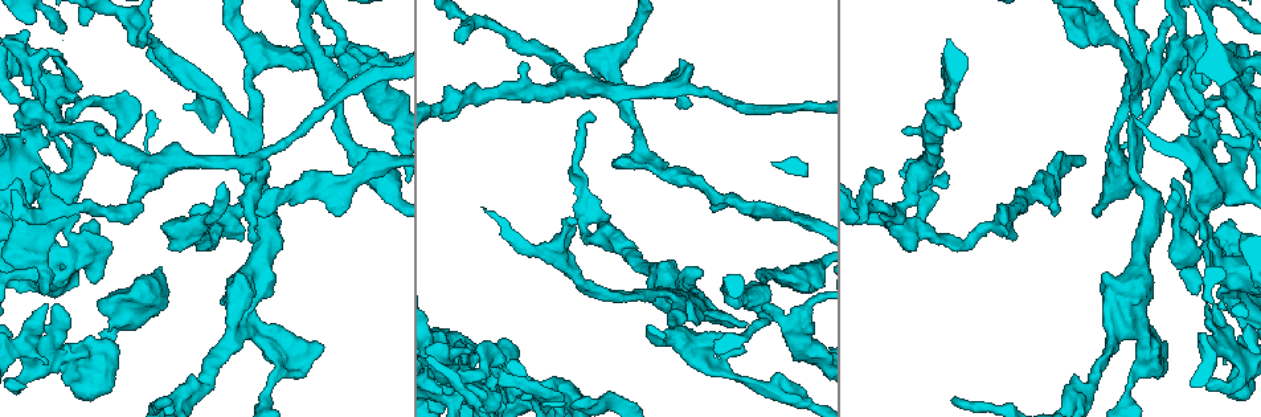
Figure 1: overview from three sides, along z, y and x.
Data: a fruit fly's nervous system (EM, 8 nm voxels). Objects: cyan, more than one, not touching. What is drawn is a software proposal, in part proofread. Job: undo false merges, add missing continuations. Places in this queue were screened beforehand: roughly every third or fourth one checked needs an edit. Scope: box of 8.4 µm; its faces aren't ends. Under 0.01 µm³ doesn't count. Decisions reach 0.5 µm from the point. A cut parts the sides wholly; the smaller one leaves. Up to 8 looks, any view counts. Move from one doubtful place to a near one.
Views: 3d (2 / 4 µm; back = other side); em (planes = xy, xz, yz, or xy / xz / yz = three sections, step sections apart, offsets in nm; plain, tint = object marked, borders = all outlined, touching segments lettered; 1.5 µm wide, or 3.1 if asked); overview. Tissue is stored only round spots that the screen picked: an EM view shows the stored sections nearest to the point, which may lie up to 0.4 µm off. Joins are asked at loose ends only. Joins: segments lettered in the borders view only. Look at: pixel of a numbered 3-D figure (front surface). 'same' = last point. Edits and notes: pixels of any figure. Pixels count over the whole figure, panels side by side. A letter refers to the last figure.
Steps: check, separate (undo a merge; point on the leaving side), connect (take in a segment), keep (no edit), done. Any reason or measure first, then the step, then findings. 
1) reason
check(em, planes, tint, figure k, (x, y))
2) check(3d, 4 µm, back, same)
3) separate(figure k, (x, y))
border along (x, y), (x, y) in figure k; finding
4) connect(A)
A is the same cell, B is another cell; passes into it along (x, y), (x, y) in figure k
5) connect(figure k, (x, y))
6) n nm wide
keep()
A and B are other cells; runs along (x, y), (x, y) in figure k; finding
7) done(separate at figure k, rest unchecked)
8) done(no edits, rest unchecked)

calibre changes
check(em, planes, borders, figure 1, (622, 90))

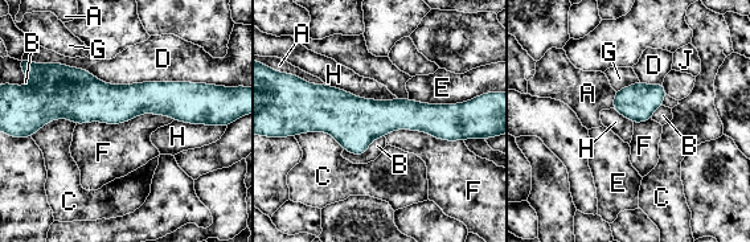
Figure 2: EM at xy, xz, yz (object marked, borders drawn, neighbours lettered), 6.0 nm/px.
keep()
A, B, C, D, E, F, G, H and J are other cells; border along (326, 83), (357, 97), (397, 99) in figure 2; all the same neuron

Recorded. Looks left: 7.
calibre changes
check(3d, 2 µm, figure 1, (741, 378))

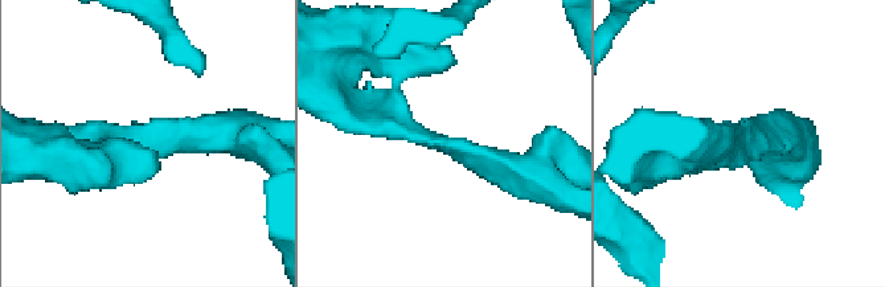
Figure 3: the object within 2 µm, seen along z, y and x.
arms of 200, 280 nm; shape alone is not enough
check(em, planes, tint, figure 3, (441, 145))

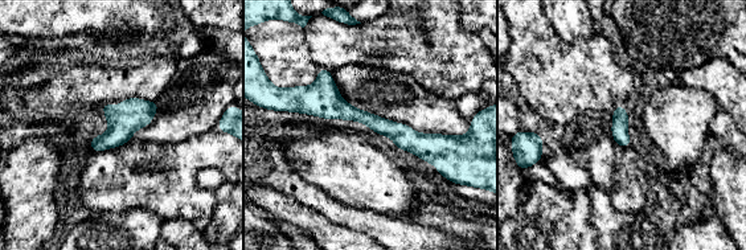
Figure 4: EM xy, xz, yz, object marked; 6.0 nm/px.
check(em, planes, borders, same)

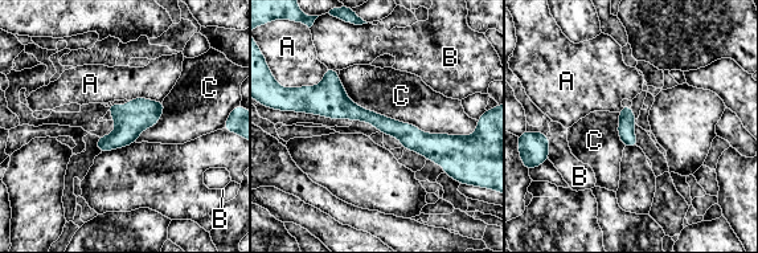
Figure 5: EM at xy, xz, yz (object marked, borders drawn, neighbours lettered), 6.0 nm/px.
110 nm wide
keep()
A, B and C are other cells; runs along (300, 106), (455, 141) in figure 5; one neuron here

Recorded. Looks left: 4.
free end
check(em, yz, step 4, borders, figure 1, (1058, 213))

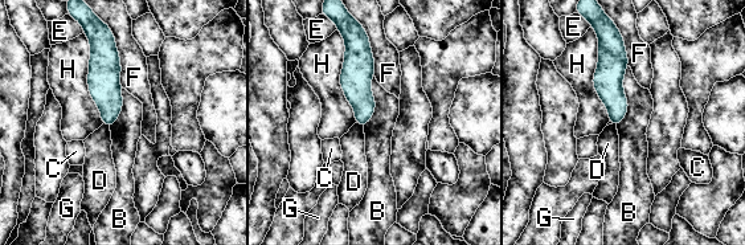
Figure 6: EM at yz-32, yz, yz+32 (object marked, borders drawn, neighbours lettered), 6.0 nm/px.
140 nm wide
keep()
B, C, D, E, F, G and H are other cells; border along (629, 66), (627, 114), (617, 127) in figure 6; no lettered segment goes on from it

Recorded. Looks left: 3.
done(no edits, rest unchecked)

